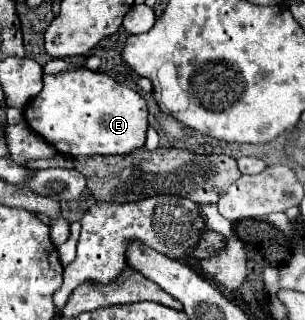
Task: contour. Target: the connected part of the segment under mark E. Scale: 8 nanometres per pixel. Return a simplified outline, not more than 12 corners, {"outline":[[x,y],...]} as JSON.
{"outline":[[106,73],[44,75],[24,121],[60,155],[146,143],[142,95]]}

